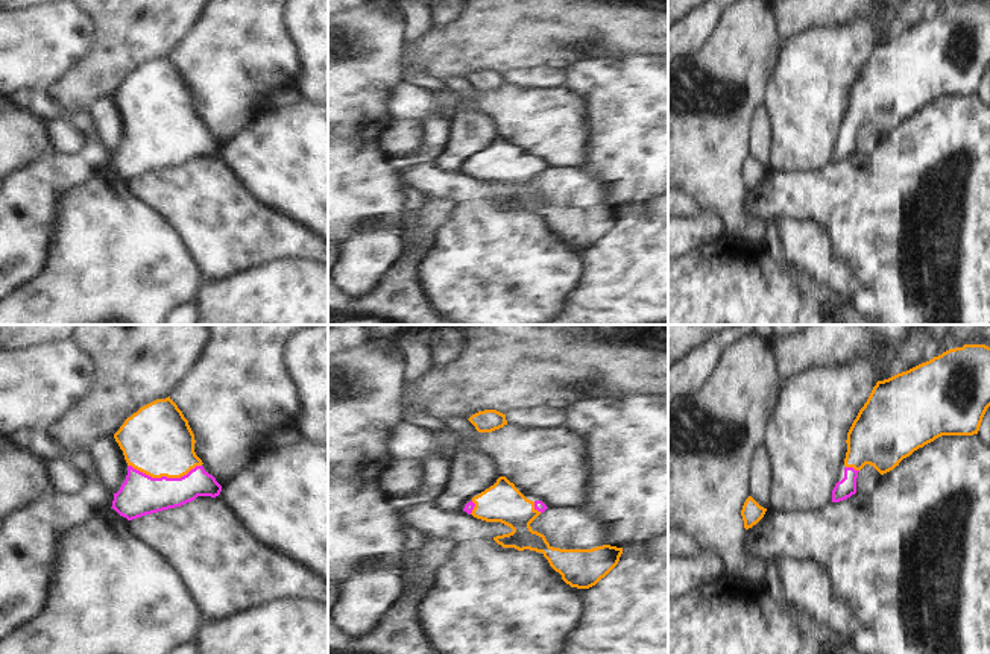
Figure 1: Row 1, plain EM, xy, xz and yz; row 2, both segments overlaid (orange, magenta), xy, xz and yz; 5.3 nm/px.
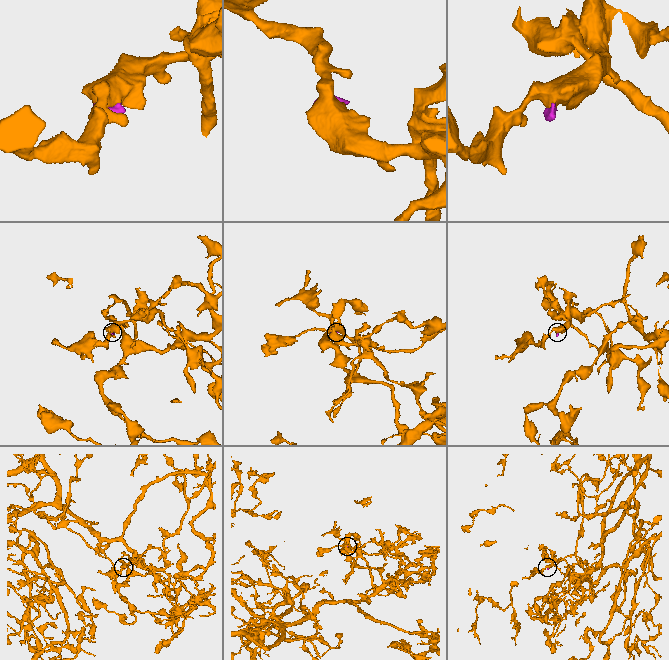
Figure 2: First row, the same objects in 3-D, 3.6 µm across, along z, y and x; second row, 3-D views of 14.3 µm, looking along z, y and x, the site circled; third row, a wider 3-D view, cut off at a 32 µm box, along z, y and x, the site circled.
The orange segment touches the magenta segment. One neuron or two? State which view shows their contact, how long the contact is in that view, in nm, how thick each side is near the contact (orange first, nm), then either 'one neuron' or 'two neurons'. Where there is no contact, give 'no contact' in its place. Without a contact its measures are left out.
meets orange in xy; contact 400 nm long; 380 nm thick on the orange side, 220 nm on the other; one neuron

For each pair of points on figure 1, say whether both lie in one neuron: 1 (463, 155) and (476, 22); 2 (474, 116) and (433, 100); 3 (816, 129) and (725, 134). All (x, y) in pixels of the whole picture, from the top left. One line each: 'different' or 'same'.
1: different
2: different
3: different

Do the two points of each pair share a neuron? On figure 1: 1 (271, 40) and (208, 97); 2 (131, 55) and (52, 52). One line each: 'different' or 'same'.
1: same
2: different

